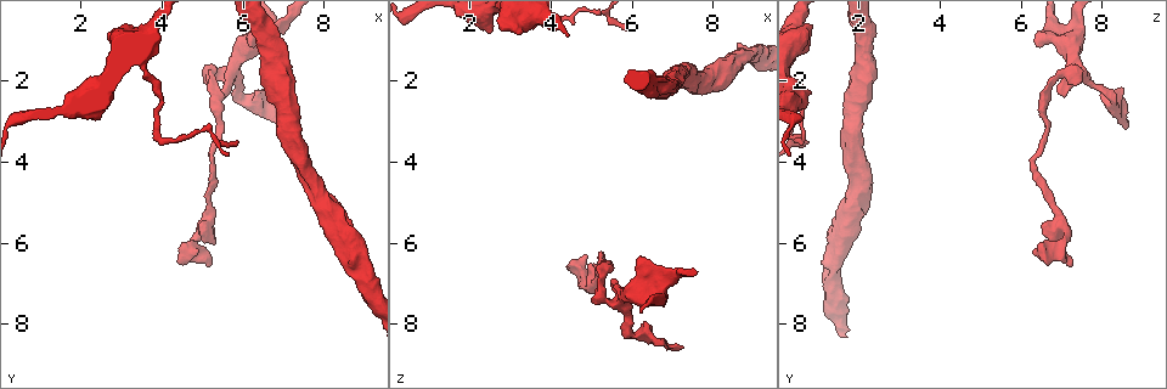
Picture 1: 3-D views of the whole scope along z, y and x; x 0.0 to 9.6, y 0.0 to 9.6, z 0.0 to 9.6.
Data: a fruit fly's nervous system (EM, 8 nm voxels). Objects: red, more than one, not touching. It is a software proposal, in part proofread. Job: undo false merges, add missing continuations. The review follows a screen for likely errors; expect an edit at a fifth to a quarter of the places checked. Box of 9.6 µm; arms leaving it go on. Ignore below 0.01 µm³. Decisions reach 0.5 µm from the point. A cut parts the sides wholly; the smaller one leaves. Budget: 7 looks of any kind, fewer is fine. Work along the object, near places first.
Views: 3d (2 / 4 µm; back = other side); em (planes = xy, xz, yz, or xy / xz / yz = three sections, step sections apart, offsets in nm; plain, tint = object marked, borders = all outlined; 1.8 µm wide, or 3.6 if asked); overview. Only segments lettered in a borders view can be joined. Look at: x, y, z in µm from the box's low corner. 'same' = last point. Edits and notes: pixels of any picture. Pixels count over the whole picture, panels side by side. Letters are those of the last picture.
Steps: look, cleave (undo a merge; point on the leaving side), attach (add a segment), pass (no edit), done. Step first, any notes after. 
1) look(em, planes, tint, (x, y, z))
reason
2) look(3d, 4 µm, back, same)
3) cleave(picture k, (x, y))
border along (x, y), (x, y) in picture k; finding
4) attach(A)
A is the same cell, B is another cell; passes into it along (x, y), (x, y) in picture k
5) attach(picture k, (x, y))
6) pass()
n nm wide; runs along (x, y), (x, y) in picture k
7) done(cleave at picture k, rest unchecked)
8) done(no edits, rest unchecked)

look(3d, 2 µm, back, (3.95, 3.45, 0.60))
sharp bend

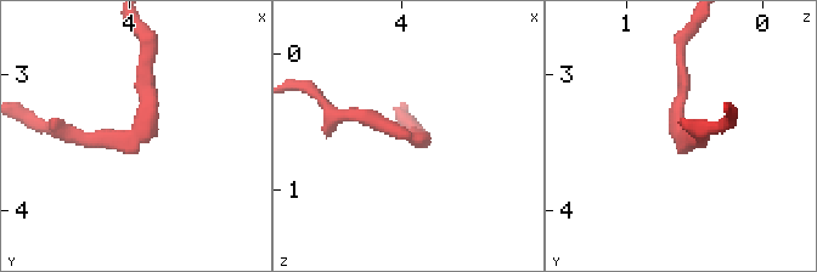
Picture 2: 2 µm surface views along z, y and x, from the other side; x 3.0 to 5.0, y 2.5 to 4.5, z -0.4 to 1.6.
look(em, yz, step 16, tint, (4.02, 3.44, 0.60))
shape alone is not enough

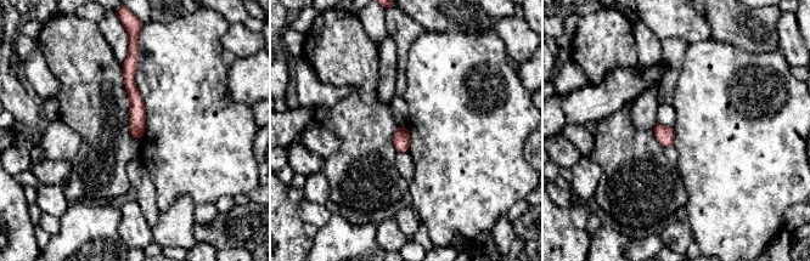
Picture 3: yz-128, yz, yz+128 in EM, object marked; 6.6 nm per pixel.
look(em, planes, borders, same)

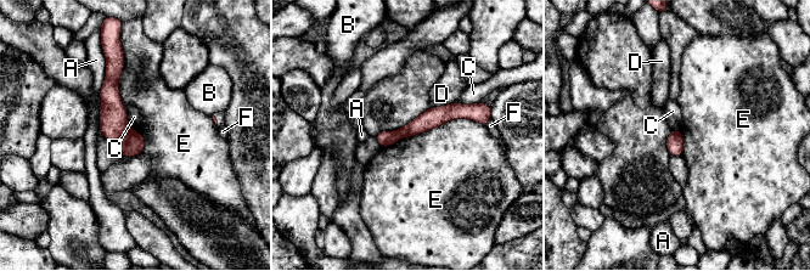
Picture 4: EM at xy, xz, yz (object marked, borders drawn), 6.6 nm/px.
cleave(picture 4, (133, 144))
E touches over 700 nm; A, B, C, D, E and F are other cells; the part that leaves runs along (478, 117), (448, 112), (400, 133) in picture 4; a second neuron is stuck on

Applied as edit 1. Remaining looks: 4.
look(3d, 4 µm, (6.30, 1.20, 6.45))

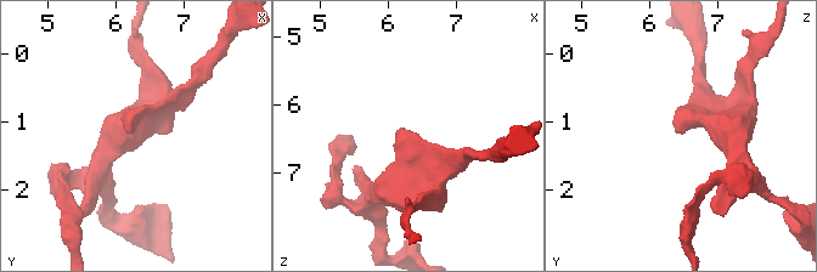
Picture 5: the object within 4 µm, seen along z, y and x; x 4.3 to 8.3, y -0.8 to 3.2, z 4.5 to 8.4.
look(em, planes, borders, (6.25, 1.20, 6.45))

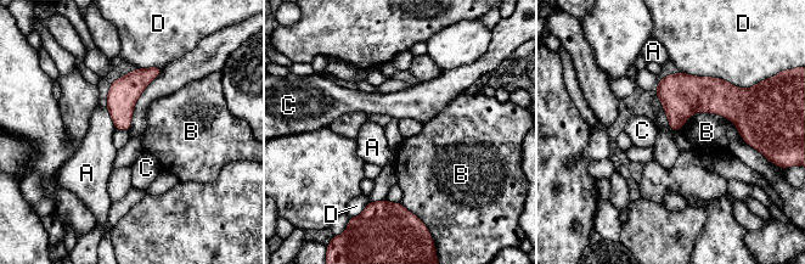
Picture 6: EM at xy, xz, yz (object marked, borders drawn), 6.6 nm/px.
pass()
150 nm wide; A, B, C and D are other cells; border along (737, 128), (696, 112), (680, 130) in picture 6; none of them fits

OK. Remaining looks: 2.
look(em, planes, borders, (7.25, 3.00, 8.60))
free end

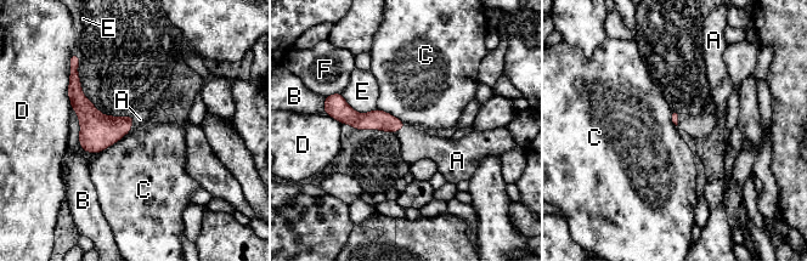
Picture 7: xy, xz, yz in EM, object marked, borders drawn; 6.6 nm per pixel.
attach(picture 7, (140, 119))
A is the same cell, B, C, D, E and F are other cells; passes into it along (97, 131), (133, 120), (140, 119) in picture 7; the neuron continues

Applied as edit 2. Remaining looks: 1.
done(cleave at picture 4, attach at picture 7, rest unchecked)

